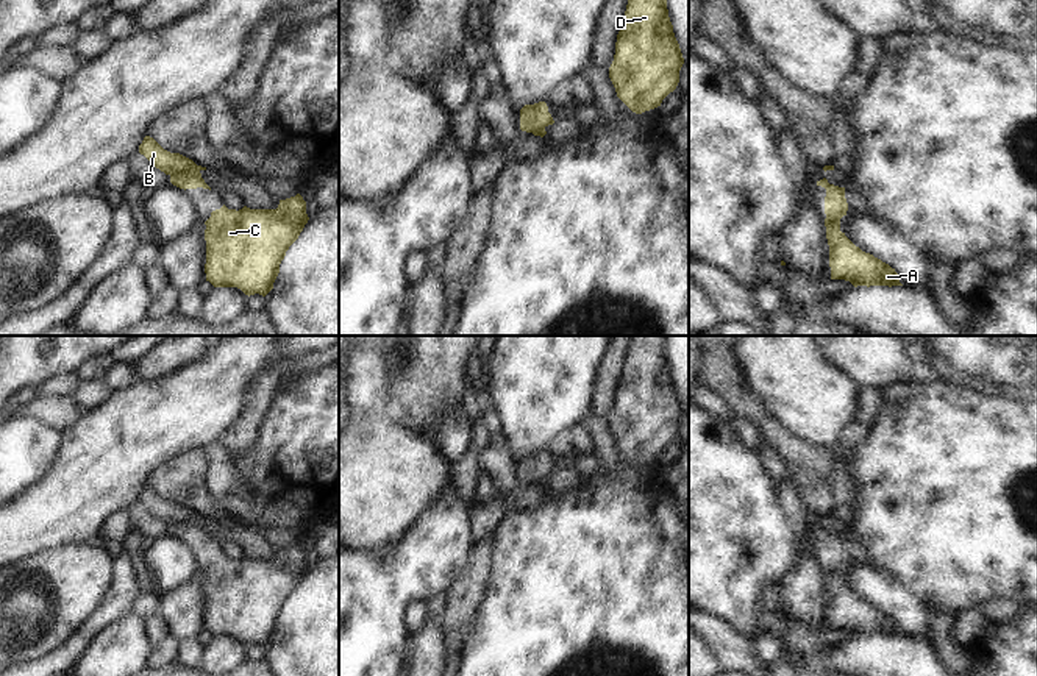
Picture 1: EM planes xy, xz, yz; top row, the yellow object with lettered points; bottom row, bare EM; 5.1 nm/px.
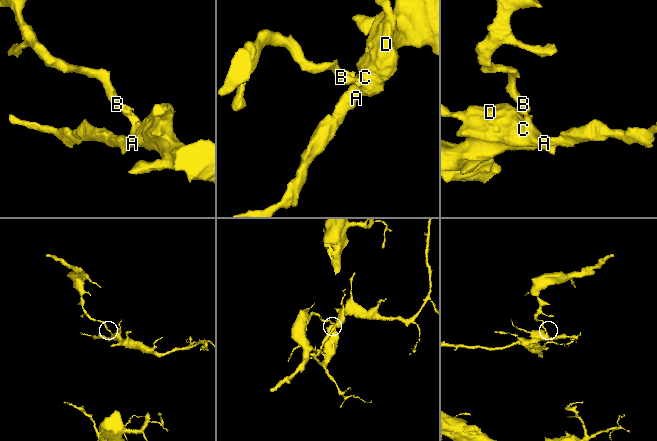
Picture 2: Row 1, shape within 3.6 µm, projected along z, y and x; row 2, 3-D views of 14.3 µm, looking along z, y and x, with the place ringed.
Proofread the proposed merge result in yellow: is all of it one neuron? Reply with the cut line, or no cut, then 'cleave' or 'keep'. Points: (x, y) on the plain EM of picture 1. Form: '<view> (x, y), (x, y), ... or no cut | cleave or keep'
xy (171, 523), (192, 523), (203, 533) | cleave

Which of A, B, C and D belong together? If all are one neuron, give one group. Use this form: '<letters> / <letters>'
A C D / B

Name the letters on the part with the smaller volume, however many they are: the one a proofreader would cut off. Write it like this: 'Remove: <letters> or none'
Remove: B

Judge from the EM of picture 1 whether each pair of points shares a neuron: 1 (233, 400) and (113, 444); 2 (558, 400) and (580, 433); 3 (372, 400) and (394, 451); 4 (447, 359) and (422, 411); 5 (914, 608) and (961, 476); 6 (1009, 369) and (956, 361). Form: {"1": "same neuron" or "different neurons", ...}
{"1": "same neuron", "2": "different neurons", "3": "different neurons", "4": "same neuron", "5": "different neurons", "6": "same neuron"}

